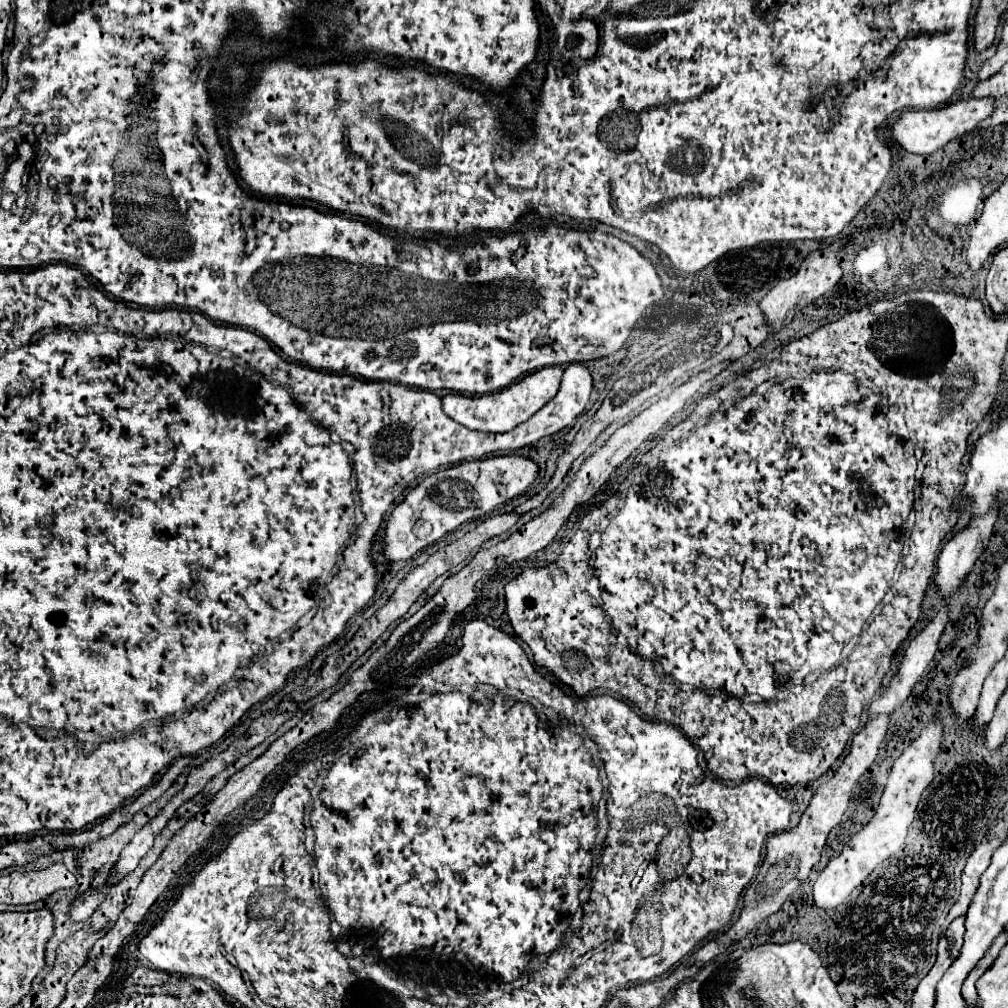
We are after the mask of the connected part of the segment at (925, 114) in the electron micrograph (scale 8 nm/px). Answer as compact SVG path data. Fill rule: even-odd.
M968 99L968 101L956 101L950 105L944 105L940 109L904 111L900 119L892 125L892 137L908 153L934 153L936 149L944 147L948 141L958 139L960 135L976 129L980 121L990 117L992 109L994 109L992 99Z

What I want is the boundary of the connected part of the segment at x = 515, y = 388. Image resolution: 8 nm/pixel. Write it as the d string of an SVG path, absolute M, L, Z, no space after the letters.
M544 367L536 373L530 373L522 377L520 381L512 383L510 387L492 393L492 395L482 395L482 397L468 397L468 395L458 395L450 393L442 397L442 411L452 417L454 421L466 425L468 429L476 431L492 431L492 433L504 433L514 429L516 425L524 423L528 417L532 417L546 401L550 401L560 387L560 377L562 377L562 367Z

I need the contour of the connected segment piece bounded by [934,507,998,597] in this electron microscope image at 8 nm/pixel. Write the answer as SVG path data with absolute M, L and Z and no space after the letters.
M992 507L988 515L968 521L968 525L958 533L954 533L952 539L944 545L938 557L938 573L934 577L934 583L942 593L942 597L952 595L960 587L964 577L970 573L974 561L988 545L988 537L992 535L996 519L998 513L994 513Z

